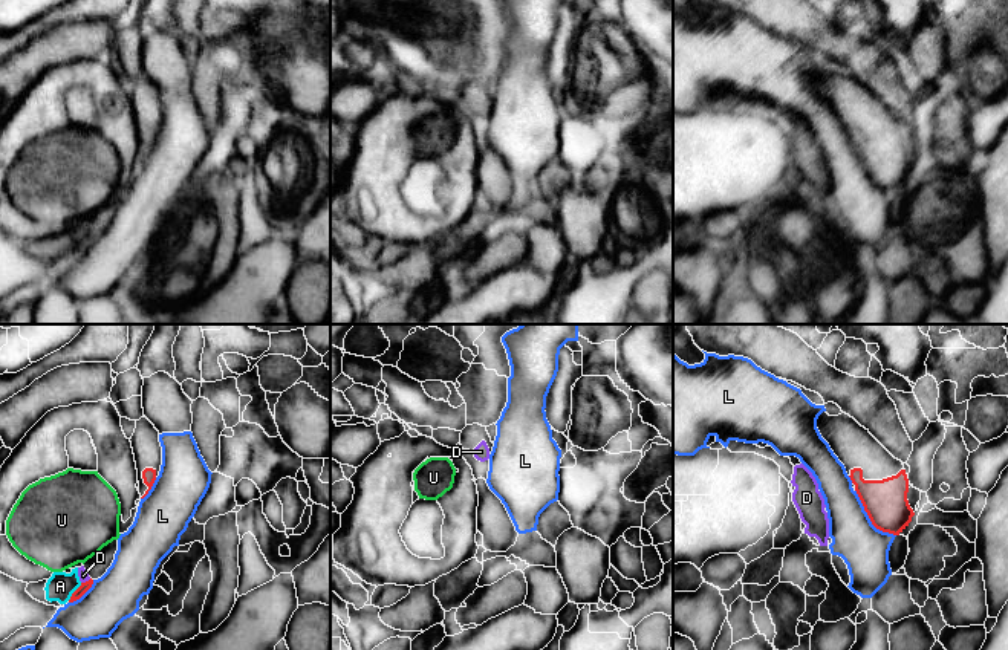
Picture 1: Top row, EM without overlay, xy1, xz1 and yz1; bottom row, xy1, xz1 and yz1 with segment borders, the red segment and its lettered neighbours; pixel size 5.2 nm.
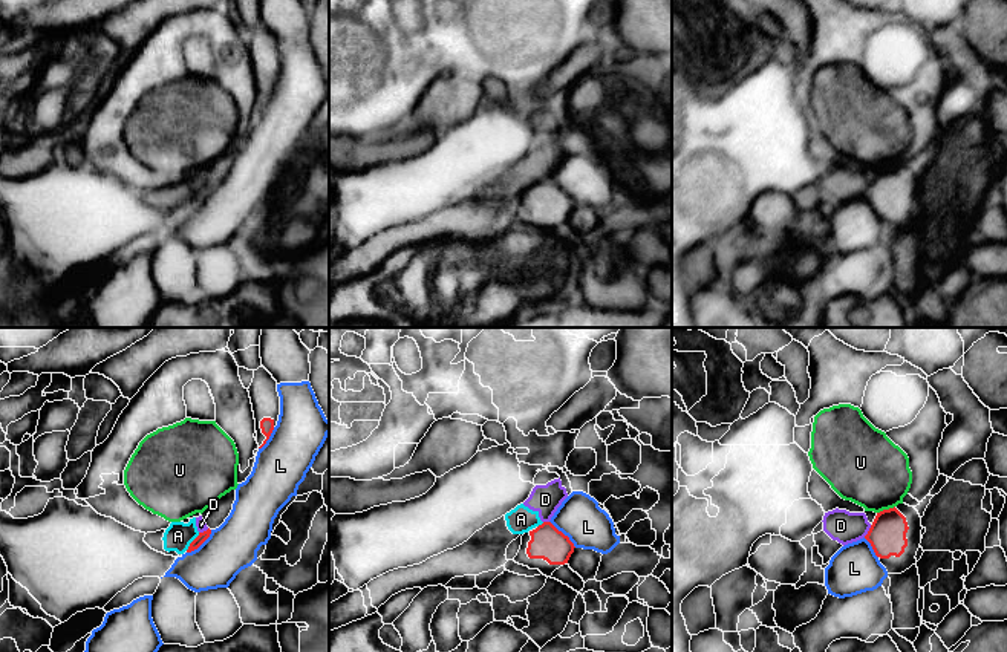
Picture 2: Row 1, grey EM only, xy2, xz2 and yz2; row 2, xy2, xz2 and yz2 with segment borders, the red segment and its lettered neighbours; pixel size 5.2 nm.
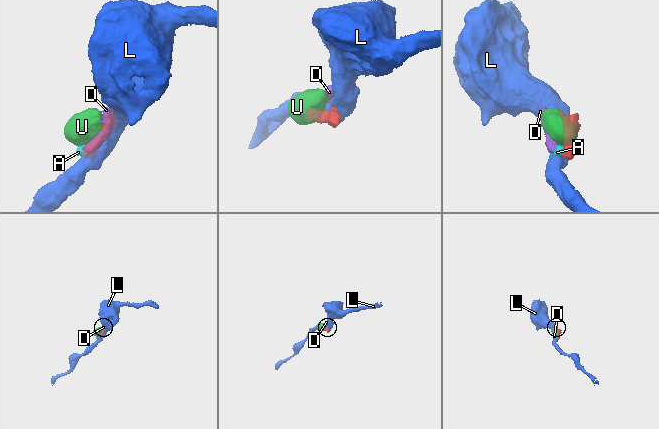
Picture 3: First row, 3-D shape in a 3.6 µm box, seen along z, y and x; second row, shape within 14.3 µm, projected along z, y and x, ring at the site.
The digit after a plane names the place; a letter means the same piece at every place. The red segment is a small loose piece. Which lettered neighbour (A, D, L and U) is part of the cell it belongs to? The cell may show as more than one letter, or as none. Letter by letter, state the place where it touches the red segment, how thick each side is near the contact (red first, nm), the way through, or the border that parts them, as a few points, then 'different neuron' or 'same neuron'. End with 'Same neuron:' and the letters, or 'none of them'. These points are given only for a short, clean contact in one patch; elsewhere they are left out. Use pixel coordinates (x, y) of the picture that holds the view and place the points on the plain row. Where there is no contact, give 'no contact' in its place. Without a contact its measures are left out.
A: contact xy1 (74, 250); calibres 50 and 150 nm; border xy1 (81, 240), (68, 257); different neuron
D: contact yz2 (868, 189); calibres 190 and 170 nm; border yz2 (871, 182), (863, 193); different neuron
L: contact yz1 (869, 175); calibres 220 and 240 nm; different neuron
U: contact yz2 (885, 167); calibres 190 and 380 nm; border yz2 (894, 162), (877, 170); different neuron
Same neuron: none of them

